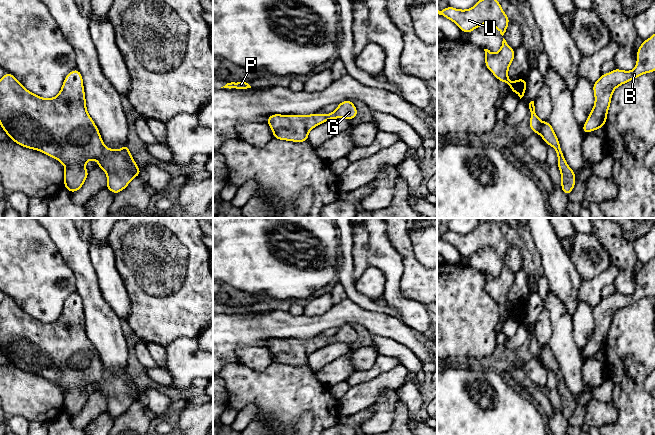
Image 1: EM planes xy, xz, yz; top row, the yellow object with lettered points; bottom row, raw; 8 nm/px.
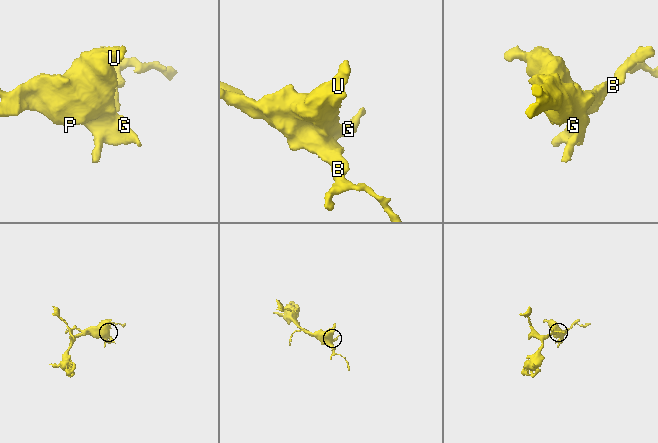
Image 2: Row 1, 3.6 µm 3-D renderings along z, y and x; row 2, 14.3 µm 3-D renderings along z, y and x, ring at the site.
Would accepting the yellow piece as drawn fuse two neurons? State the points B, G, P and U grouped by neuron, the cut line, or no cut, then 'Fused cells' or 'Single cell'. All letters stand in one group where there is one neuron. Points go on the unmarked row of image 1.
Groups: B G P U. No split. Single cell

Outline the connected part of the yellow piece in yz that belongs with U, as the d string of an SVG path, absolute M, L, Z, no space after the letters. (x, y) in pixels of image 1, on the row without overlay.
M492 220L479 223L474 231L467 234L448 230L441 235L438 234L437 238L453 245L462 256L468 258L483 248L489 247L494 249L503 260L510 245L499 225Z

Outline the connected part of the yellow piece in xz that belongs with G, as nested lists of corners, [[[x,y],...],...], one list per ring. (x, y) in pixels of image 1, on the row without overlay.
[[[345,324],[340,326],[337,333],[330,338],[313,337],[307,340],[303,339],[269,339],[266,348],[268,348],[273,355],[273,362],[293,365],[306,366],[308,365],[308,358],[311,353],[336,342],[344,342],[351,344],[358,338],[358,333],[353,329],[352,324]]]

